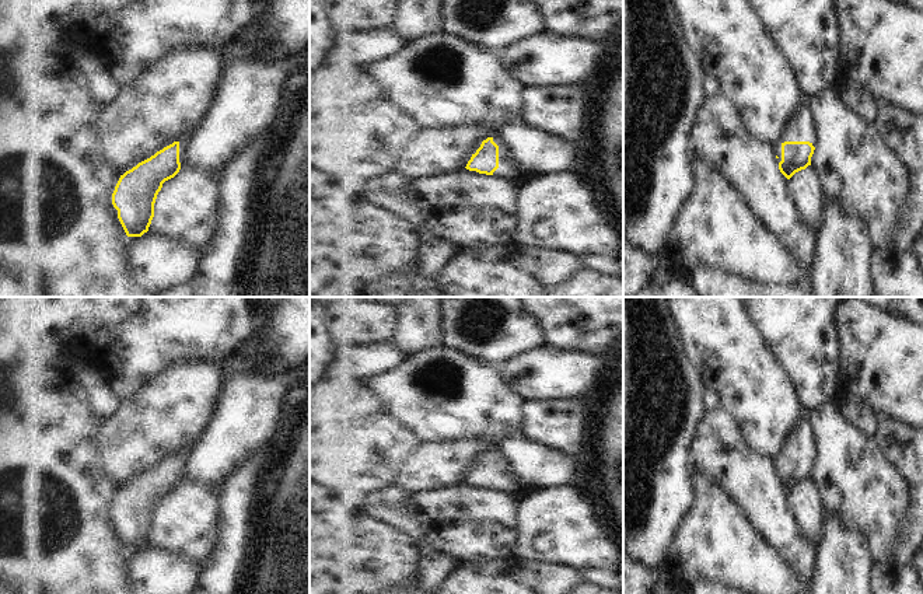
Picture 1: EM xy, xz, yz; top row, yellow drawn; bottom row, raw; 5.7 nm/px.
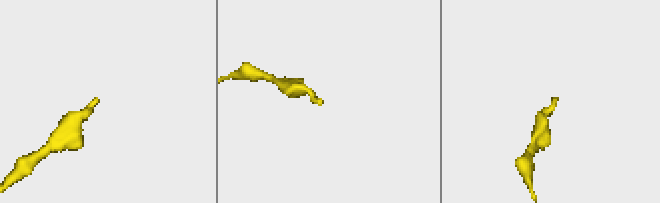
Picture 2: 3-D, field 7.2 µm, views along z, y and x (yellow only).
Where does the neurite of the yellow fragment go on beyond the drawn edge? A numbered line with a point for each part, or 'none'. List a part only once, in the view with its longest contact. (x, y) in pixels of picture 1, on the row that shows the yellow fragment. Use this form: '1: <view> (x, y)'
1: yz (801, 129)

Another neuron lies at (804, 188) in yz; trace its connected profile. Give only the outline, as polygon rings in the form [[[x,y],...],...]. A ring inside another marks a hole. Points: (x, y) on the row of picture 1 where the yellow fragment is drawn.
[[[811,165],[789,179],[789,193],[803,227],[810,233],[817,233],[824,221],[826,199]]]

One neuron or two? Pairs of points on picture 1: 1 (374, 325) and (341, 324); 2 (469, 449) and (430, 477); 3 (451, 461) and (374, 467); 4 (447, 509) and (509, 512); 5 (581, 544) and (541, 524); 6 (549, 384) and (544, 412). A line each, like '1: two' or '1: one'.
1: one
2: one
3: two
4: one
5: one
6: two

